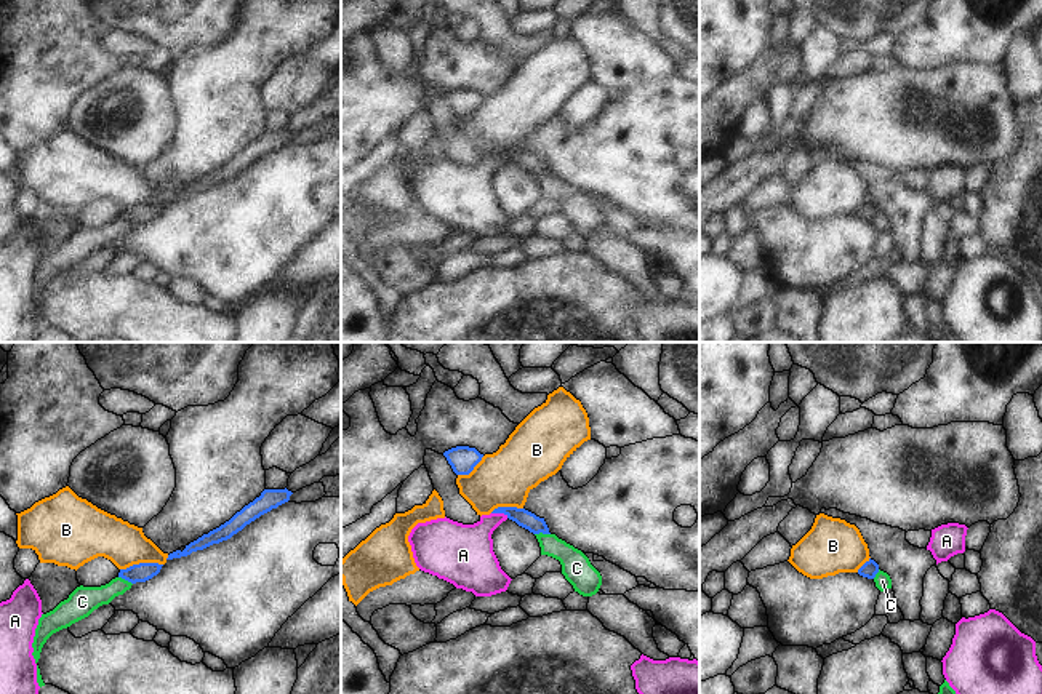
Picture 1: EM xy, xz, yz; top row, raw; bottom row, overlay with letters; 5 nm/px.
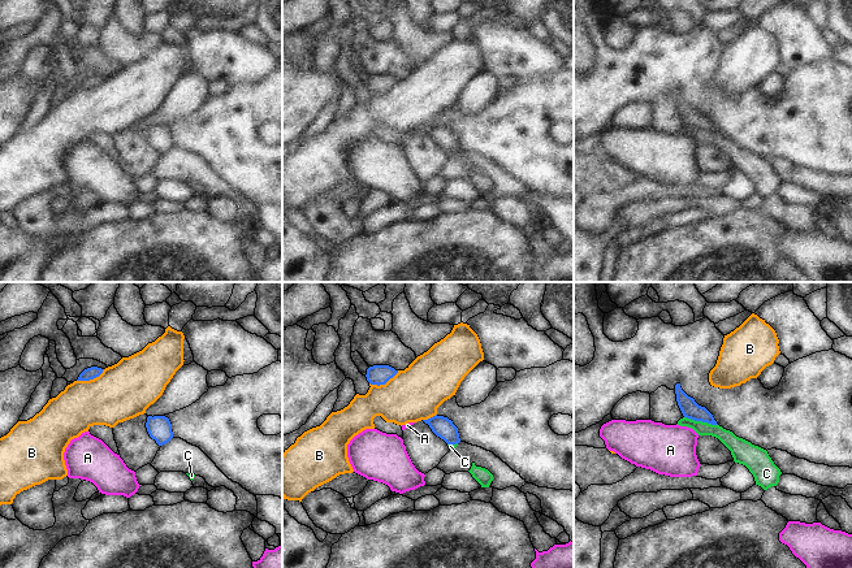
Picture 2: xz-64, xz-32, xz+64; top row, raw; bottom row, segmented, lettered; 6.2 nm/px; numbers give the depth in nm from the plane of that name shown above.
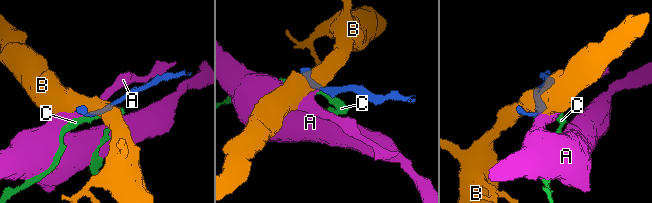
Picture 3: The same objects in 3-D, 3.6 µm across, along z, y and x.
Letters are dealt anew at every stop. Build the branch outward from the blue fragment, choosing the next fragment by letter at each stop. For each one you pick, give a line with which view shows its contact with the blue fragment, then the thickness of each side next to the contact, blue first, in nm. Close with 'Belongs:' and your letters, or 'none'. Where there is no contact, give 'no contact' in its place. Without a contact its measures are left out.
Belongs: none

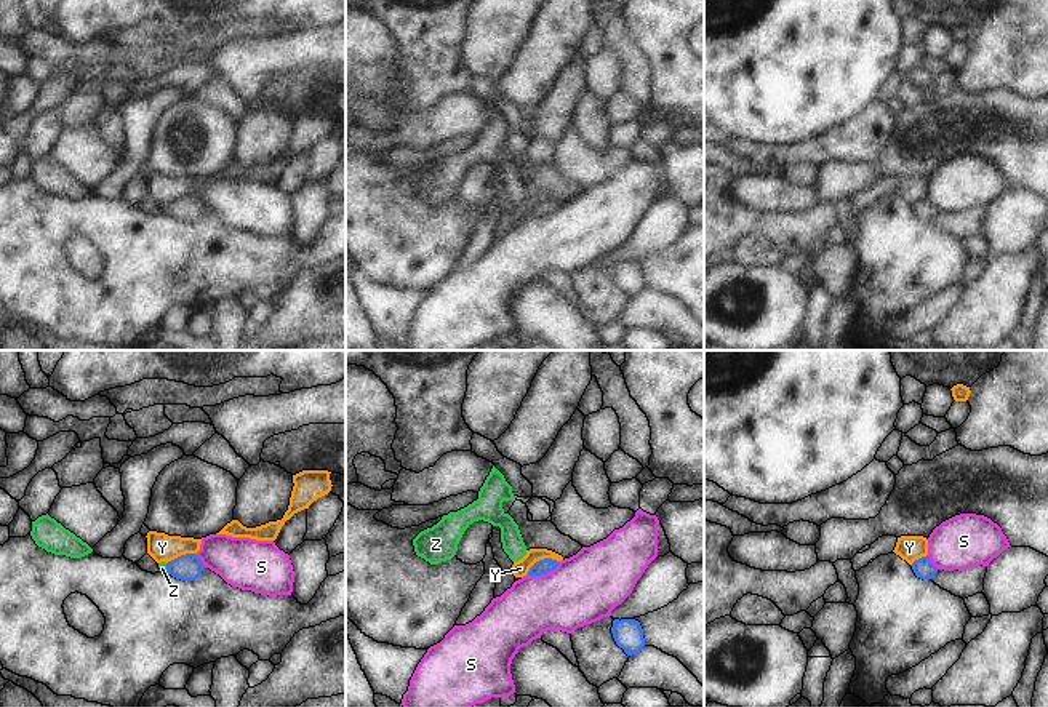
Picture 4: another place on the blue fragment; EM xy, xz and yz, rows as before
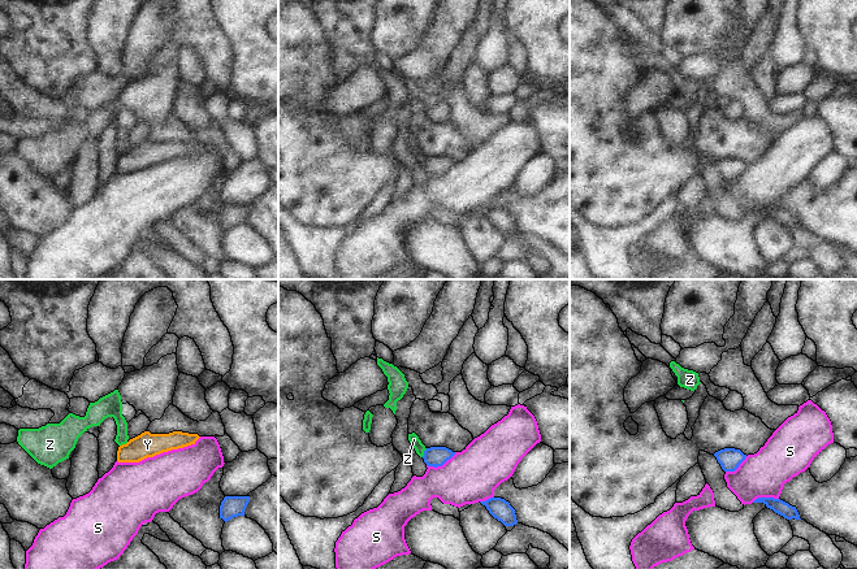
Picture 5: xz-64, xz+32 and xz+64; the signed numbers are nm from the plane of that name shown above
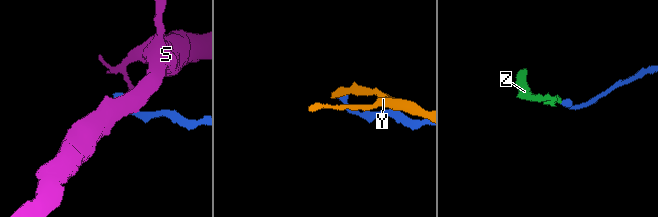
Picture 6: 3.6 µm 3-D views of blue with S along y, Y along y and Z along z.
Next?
Z: meets blue in xy; 140 nm thick on the blue side, 40 nm on the other
Belongs: Z

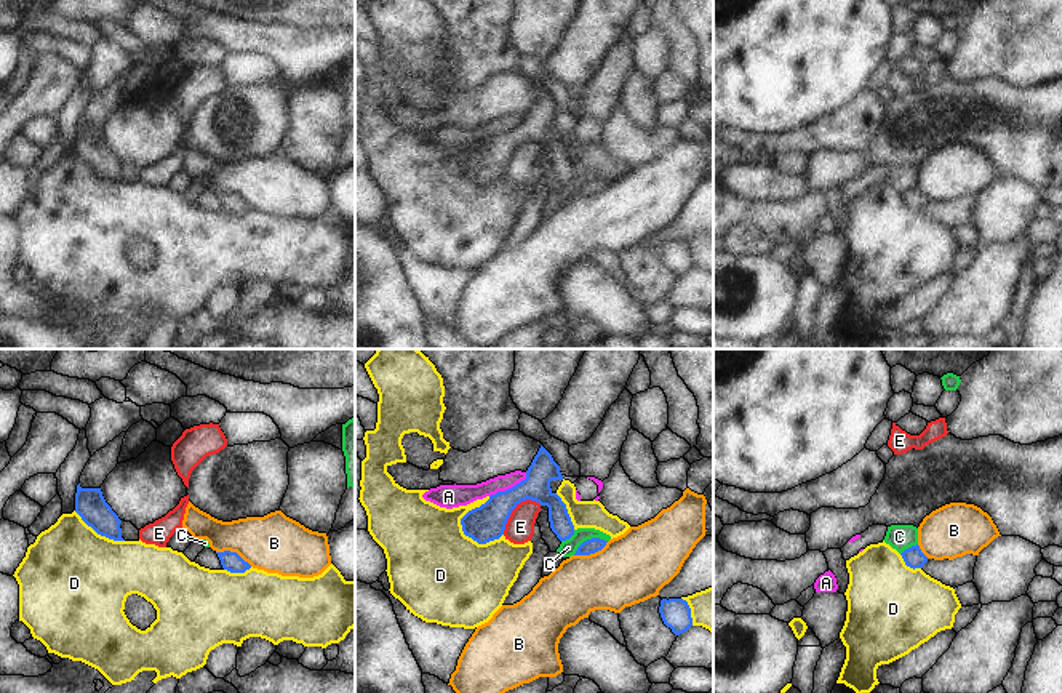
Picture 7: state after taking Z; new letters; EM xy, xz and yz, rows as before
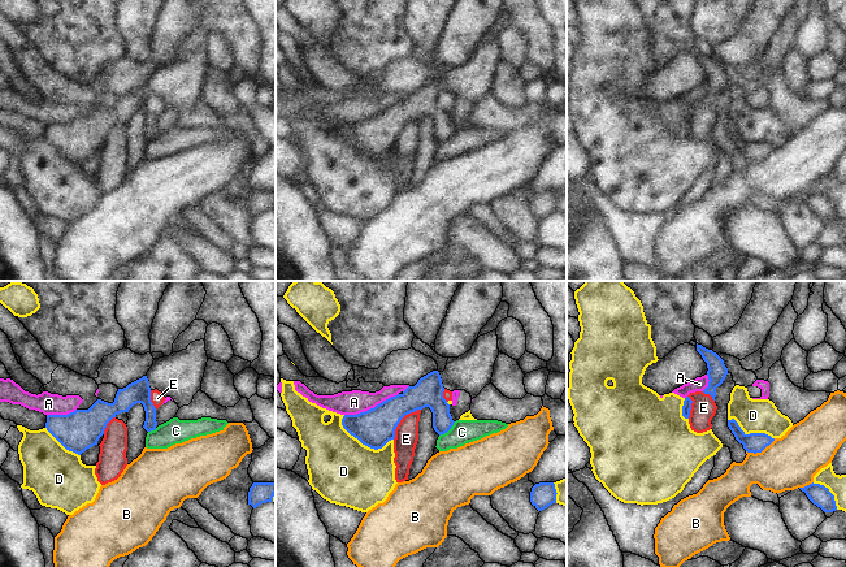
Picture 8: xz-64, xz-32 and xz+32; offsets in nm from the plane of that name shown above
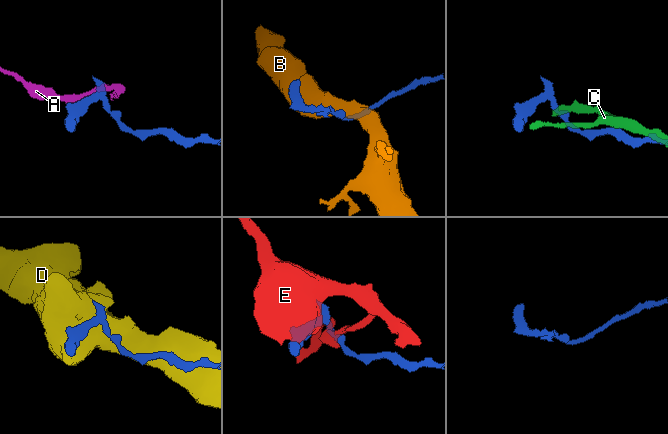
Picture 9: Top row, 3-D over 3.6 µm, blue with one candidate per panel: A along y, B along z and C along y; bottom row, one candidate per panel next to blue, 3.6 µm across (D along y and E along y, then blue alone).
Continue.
Belongs: none

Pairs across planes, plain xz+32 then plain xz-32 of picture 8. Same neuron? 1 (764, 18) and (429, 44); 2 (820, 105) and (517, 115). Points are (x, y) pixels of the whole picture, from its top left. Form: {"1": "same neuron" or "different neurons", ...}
{"1": "different neurons", "2": "same neuron"}

